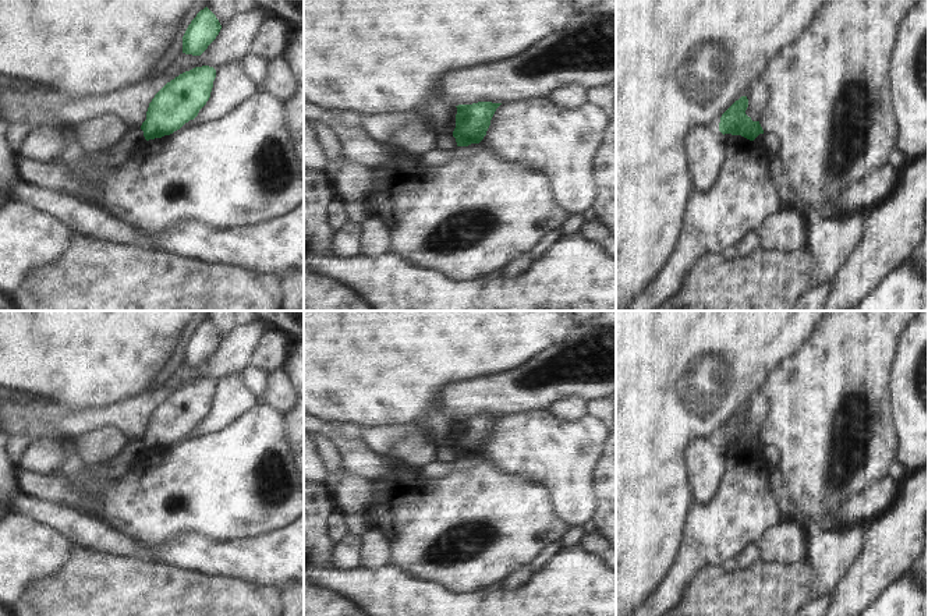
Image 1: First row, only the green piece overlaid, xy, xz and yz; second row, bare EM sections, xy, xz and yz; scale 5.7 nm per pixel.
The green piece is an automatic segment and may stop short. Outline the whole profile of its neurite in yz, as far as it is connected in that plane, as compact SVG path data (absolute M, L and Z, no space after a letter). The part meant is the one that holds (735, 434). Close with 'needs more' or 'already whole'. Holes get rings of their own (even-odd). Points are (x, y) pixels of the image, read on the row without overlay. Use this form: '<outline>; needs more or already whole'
M741 408L736 413L720 429L719 443L732 447L741 447L750 453L754 453L764 442L759 433L752 433L745 426L748 419L747 408Z; already whole

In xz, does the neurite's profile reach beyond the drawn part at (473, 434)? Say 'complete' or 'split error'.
complete

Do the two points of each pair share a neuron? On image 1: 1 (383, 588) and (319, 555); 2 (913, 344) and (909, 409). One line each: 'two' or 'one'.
1: two
2: one

